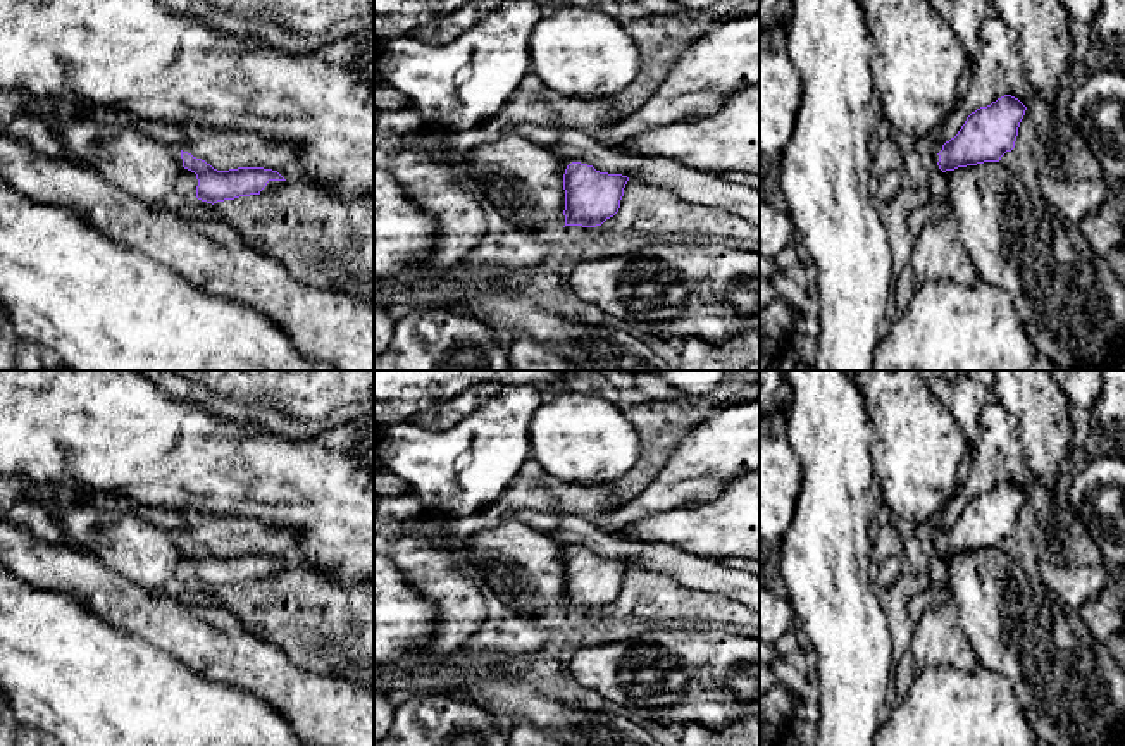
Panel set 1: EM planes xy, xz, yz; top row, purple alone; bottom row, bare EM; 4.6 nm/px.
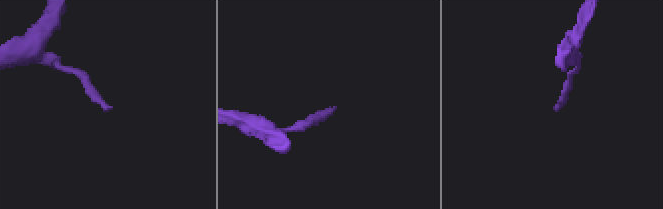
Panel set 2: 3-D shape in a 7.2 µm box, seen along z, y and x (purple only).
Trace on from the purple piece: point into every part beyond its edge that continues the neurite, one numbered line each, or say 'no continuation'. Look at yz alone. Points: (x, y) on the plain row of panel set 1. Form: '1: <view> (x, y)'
1: yz (938, 569)

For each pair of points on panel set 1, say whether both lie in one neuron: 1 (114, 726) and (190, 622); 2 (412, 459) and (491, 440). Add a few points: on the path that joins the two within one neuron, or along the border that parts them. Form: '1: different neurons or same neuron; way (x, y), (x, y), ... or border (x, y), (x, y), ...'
1: different neurons; border (131, 634), (202, 676)
2: same neuron; way (431, 459), (472, 459)

